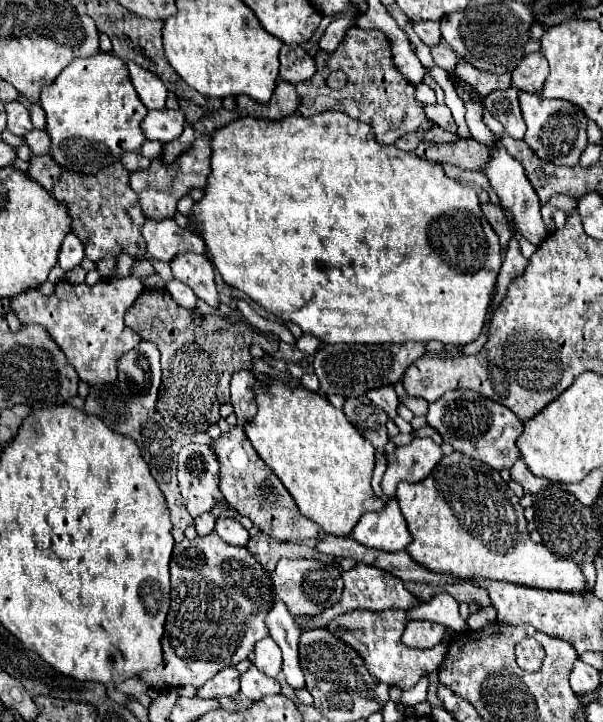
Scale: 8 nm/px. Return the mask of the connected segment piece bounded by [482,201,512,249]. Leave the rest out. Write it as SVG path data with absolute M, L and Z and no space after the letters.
M488 201L488 203L482 203L482 211L484 211L484 217L490 221L492 229L496 231L496 235L500 237L502 249L506 249L506 245L508 245L508 241L510 241L510 237L512 237L512 231L510 231L510 225L508 225L502 209Z

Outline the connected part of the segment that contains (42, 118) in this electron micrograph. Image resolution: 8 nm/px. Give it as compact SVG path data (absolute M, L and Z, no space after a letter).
M36 103L36 105L30 107L30 119L32 119L32 125L34 125L36 129L40 129L40 131L46 129L46 113L44 113L44 109L40 107L40 103Z

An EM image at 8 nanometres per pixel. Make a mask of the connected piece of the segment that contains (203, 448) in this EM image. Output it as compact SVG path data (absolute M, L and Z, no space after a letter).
M190 443L180 449L180 453L178 453L178 483L180 483L180 493L184 497L186 509L192 517L210 513L216 503L226 501L220 491L220 461L208 445Z

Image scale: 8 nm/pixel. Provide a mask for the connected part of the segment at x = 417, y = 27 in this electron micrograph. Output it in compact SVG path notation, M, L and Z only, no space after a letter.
M412 21L412 29L426 45L436 45L440 41L440 21Z

